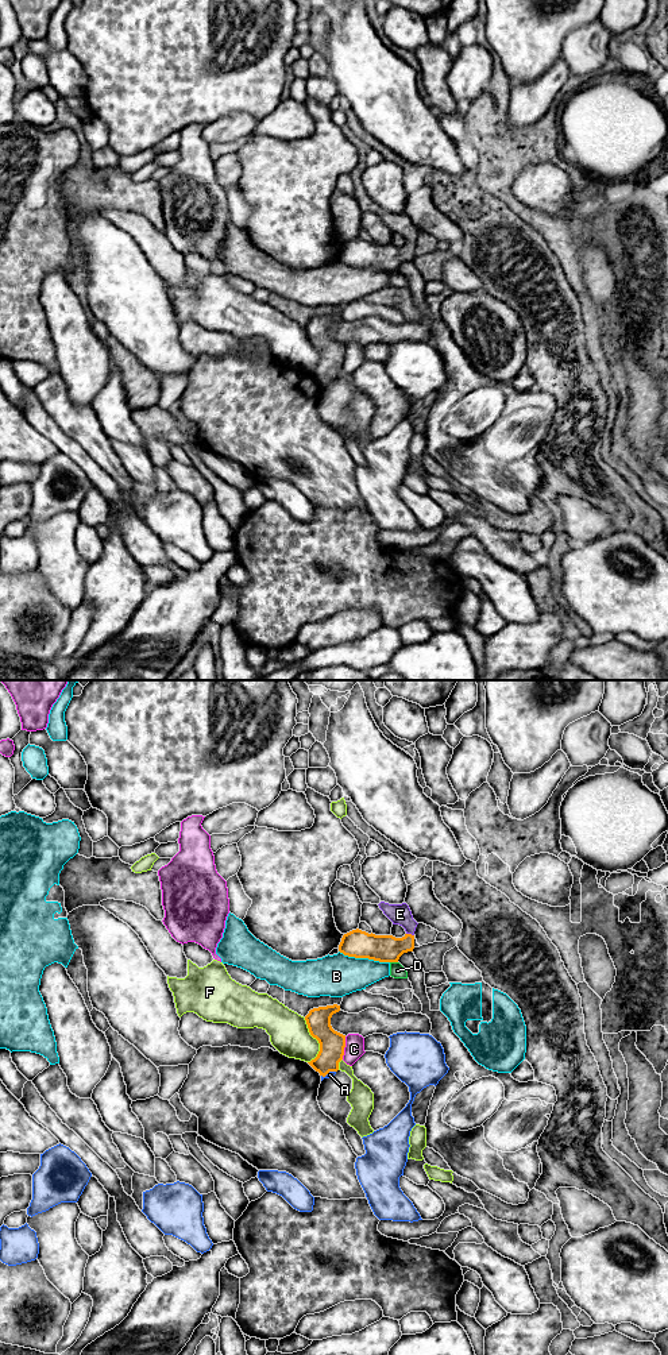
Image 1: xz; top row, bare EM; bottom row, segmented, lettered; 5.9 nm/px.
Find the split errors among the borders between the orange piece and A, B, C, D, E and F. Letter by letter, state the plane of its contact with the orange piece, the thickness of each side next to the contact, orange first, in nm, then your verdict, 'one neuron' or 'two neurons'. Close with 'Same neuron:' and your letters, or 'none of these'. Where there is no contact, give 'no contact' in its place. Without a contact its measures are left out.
A: xz | 150/40 nm | two neurons
B: xz | 170/260 nm | two neurons
C: xz | 150/120 nm | two neurons
D: xz | 170/90 nm | two neurons
E: xz | 160/130 nm | one neuron
F: xz | 150/240 nm | two neurons
Same neuron: E

